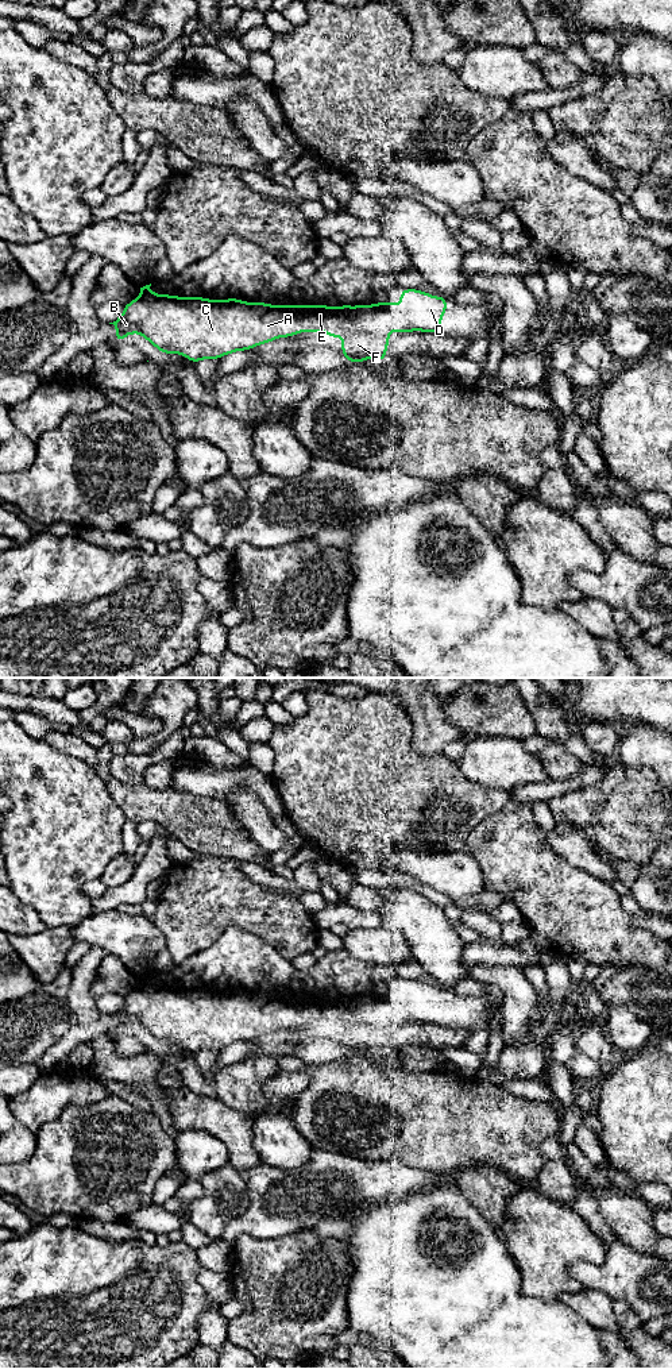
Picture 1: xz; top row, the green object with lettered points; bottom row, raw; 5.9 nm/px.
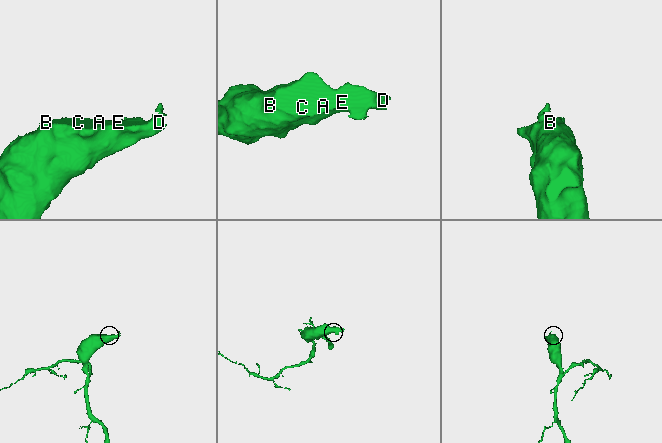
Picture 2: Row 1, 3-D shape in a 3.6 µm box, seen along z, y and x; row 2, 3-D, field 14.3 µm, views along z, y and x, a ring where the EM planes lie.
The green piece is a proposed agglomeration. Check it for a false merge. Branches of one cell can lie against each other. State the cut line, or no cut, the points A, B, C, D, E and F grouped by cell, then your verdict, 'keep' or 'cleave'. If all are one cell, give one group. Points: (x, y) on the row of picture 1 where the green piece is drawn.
xz (305, 331), (312, 327), (344, 327), (381, 331), (386, 335) | A B C D E / F | cleave

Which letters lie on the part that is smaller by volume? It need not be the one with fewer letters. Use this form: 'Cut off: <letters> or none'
Cut off: F

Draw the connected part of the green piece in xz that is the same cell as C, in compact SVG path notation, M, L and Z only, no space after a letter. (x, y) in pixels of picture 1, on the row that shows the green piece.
M150 285L140 288L138 298L124 305L113 323L115 339L123 343L130 333L139 333L165 354L181 354L197 363L202 359L220 359L224 355L246 351L278 338L290 338L312 327L343 327L364 332L432 332L441 333L441 317L447 313L447 297L436 297L417 289L402 289L399 305L391 301L372 305L270 305L246 302L237 298L208 300L205 297L178 297L157 294Z

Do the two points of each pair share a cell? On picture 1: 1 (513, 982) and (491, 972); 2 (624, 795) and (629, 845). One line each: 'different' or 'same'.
1: same
2: same

